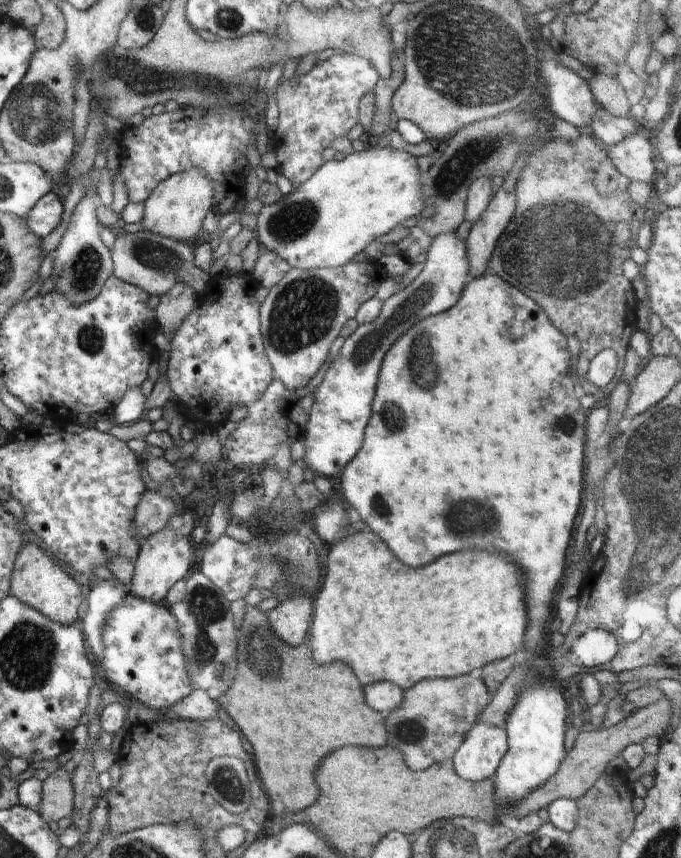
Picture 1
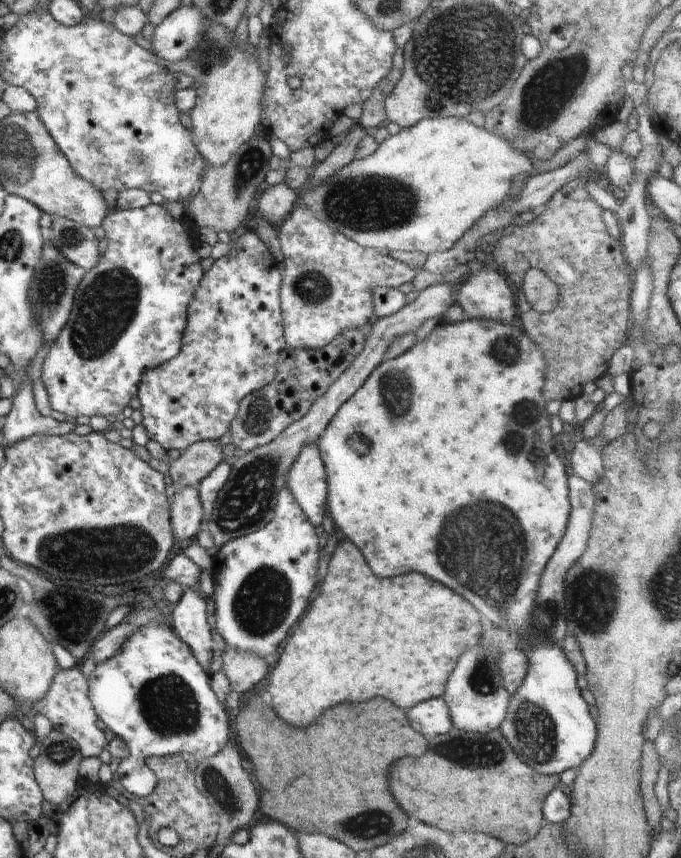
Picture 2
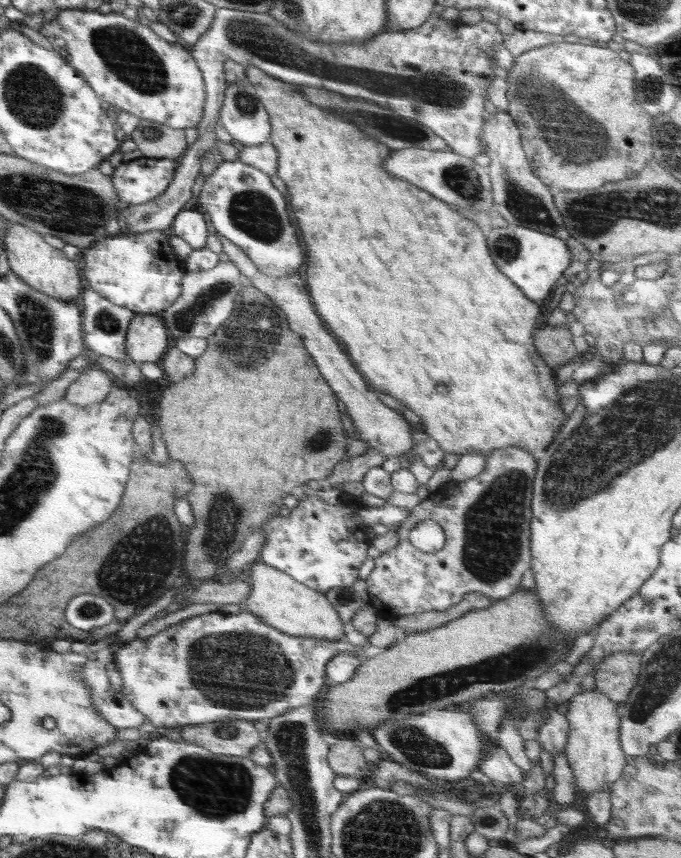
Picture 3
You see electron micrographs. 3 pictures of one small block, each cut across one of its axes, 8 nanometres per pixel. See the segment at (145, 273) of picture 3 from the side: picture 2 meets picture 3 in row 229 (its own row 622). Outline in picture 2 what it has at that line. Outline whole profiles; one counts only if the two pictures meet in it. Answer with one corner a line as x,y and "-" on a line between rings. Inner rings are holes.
154,622
136,630
110,660
96,665
87,680
95,710
106,728
124,740
127,754
140,752
144,758
194,756
200,762
210,754
216,754
228,741
226,708
210,686
211,675
200,666
190,646
179,638
170,624

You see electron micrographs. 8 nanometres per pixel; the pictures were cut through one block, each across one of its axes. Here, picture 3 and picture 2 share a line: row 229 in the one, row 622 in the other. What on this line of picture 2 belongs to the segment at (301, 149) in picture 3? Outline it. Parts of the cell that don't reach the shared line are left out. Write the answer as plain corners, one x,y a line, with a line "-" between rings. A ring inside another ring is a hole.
352,541
336,542
331,547
327,574
318,585
320,592
312,599
304,618
294,626
270,674
268,690
278,718
290,726
306,728
326,708
340,702
364,702
372,696
382,696
400,708
412,708
428,698
442,697
458,658
484,636
483,625
478,620
481,614
462,596
422,574
409,572
396,578
374,576

